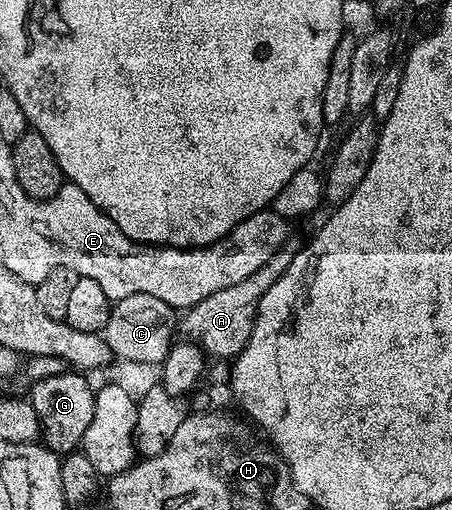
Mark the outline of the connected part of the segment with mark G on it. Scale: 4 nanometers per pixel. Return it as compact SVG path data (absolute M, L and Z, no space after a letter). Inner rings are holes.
M68 371L42 377L30 386L29 400L39 420L41 441L52 453L66 455L76 452L82 446L85 431L89 431L89 423L93 423L95 389L83 377L86 376L82 372Z

